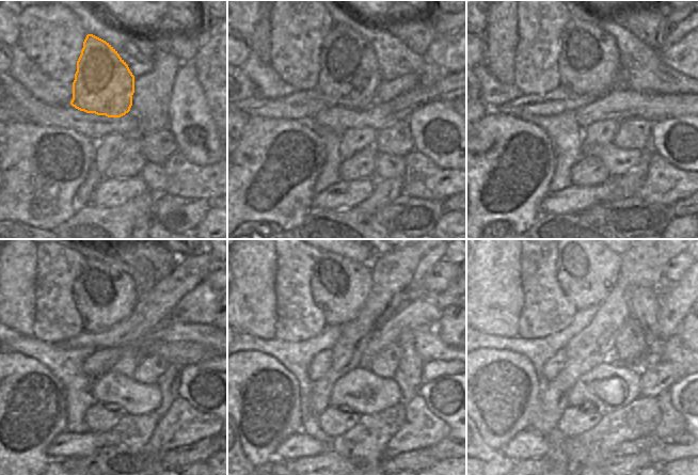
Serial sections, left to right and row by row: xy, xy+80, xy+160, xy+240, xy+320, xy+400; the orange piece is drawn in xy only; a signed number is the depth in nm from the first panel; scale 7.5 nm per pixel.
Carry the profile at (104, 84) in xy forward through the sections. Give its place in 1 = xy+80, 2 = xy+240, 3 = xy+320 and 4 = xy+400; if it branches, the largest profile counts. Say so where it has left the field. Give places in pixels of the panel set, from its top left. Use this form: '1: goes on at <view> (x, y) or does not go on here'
1: goes on at xy+80 (349, 76)
2: goes on at xy+240 (106, 290)
3: goes on at xy+320 (340, 286)
4: goes on at xy+400 (586, 270)

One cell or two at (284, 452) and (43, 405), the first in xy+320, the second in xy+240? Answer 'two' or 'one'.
two

